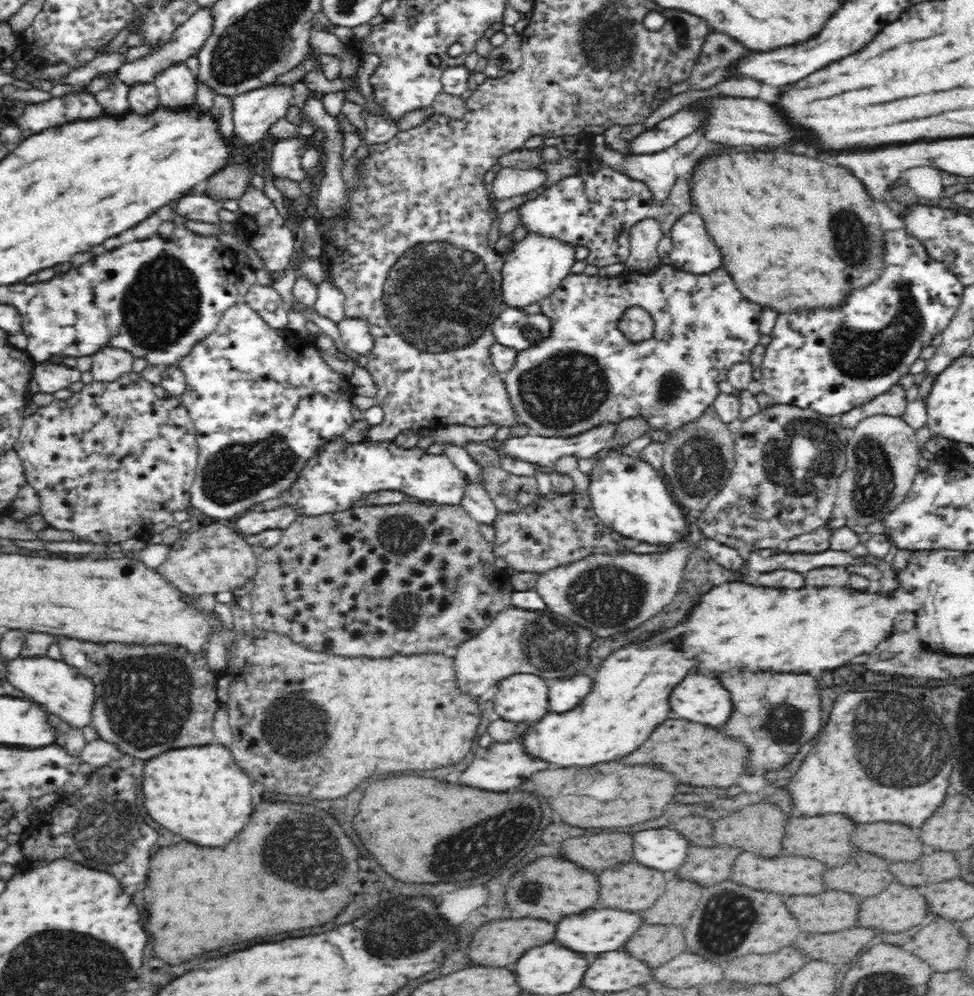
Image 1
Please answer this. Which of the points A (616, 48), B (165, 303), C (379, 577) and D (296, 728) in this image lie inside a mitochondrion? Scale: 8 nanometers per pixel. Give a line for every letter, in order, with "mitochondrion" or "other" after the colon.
A: mitochondrion
B: mitochondrion
C: other
D: mitochondrion

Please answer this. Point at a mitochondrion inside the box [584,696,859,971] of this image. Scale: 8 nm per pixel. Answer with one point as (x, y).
(728, 918)

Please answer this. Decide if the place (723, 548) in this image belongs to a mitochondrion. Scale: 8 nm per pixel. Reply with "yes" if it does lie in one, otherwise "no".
no

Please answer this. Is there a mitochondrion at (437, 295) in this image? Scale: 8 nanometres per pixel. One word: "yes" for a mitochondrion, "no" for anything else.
yes

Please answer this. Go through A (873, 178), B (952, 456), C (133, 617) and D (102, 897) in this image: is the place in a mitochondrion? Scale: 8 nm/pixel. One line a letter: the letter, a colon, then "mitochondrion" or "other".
A: other
B: other
C: other
D: other

